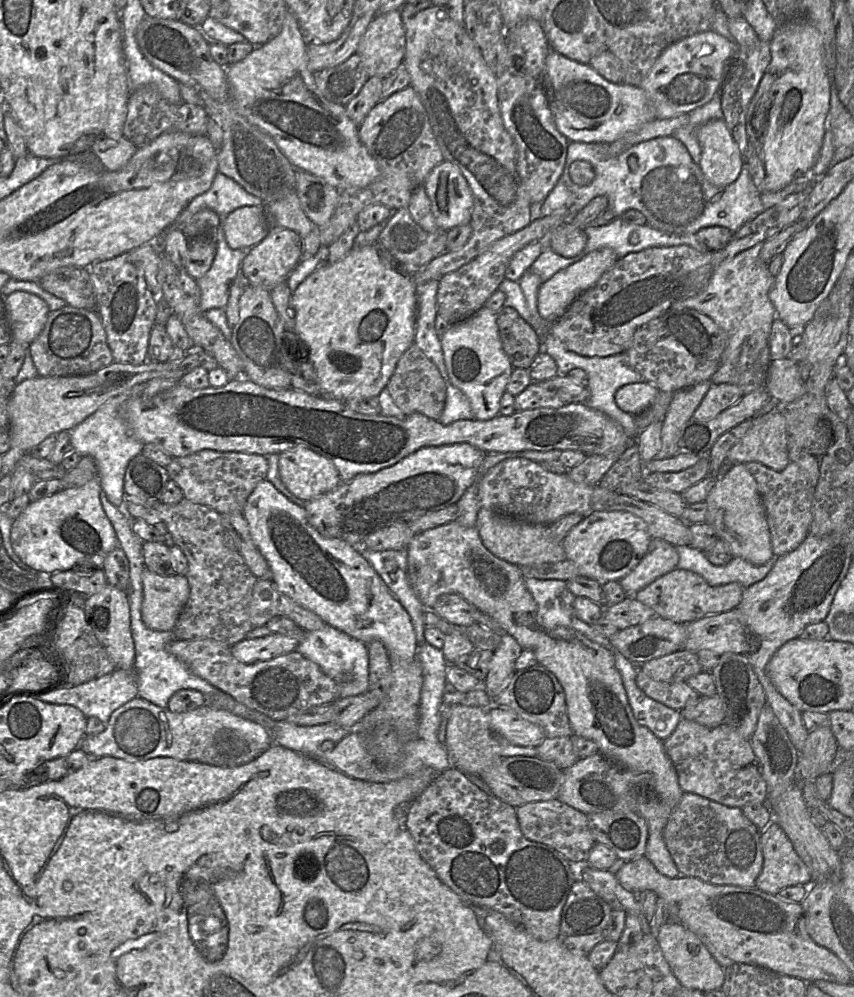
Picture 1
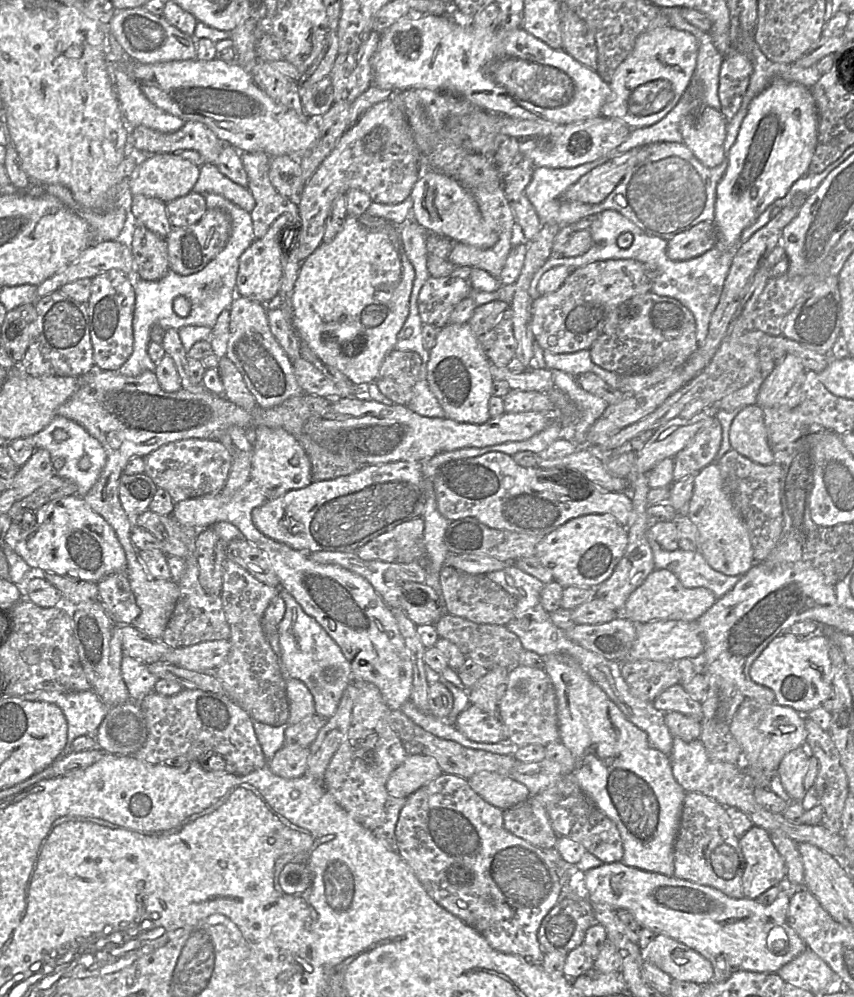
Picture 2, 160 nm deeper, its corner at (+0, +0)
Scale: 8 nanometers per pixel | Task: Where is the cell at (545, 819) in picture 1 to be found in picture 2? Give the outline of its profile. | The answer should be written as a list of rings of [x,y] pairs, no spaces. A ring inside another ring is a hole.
[[[537,795],[504,811],[504,827],[513,835],[541,849],[555,849],[559,836],[552,829],[547,811]]]

